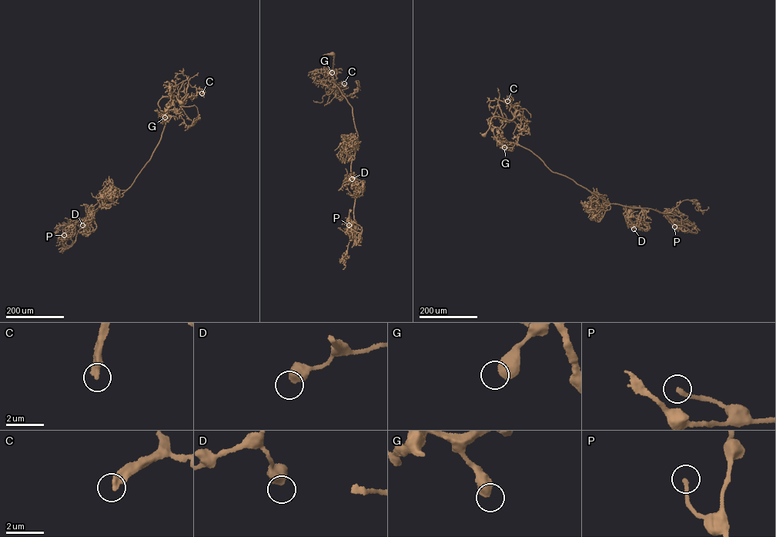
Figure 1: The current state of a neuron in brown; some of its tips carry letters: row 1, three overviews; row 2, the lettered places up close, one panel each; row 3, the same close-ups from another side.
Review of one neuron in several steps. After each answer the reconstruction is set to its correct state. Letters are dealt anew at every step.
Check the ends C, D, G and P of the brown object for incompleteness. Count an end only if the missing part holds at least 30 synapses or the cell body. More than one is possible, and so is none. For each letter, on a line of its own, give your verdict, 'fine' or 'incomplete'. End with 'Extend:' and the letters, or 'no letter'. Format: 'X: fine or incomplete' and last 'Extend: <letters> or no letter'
C: incomplete
D: fine
G: fine
P: fine
Extend: C

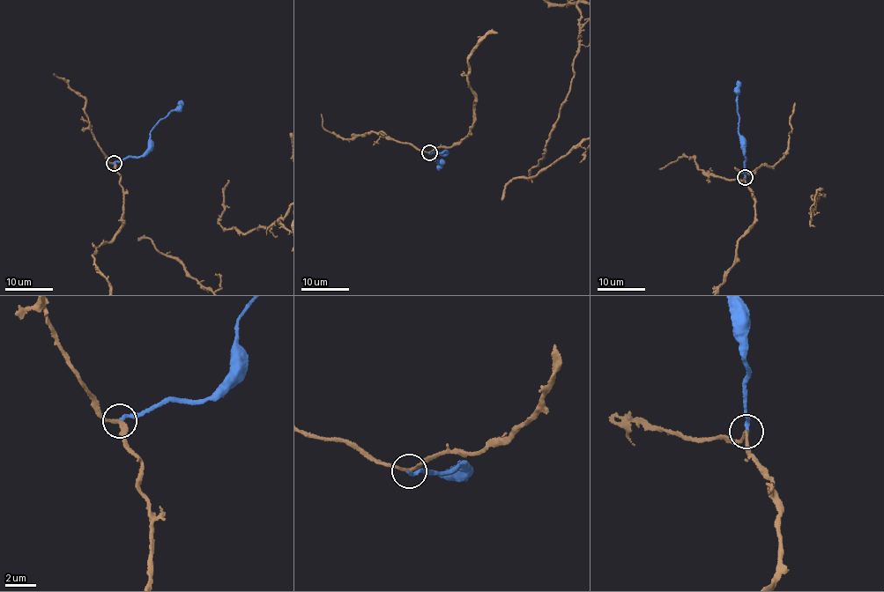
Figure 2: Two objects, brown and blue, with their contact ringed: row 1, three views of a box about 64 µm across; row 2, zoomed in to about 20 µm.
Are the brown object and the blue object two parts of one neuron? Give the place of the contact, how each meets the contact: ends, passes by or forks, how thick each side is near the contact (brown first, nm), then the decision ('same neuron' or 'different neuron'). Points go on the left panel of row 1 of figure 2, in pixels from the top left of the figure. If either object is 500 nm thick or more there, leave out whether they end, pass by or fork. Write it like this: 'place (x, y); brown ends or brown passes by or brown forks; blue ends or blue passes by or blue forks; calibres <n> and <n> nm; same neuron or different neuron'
place (114, 163); brown passes by; blue ends; calibres 200 and 240 nm; different neuron

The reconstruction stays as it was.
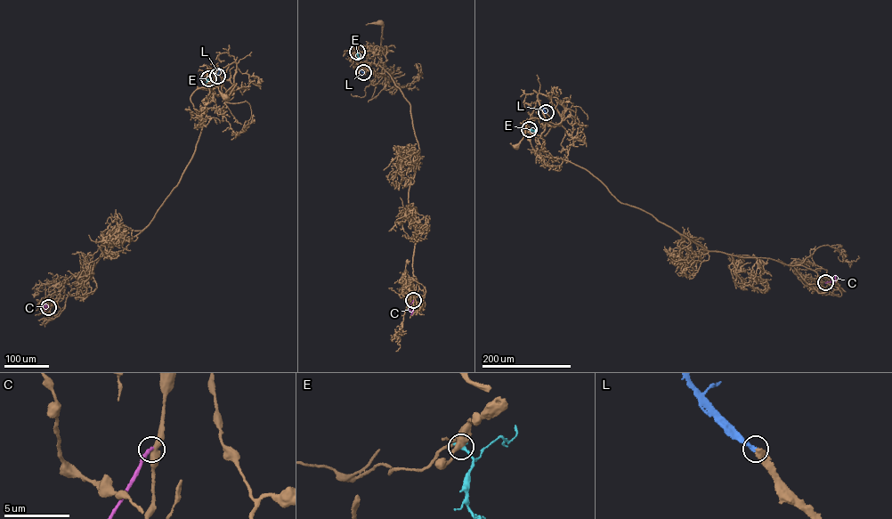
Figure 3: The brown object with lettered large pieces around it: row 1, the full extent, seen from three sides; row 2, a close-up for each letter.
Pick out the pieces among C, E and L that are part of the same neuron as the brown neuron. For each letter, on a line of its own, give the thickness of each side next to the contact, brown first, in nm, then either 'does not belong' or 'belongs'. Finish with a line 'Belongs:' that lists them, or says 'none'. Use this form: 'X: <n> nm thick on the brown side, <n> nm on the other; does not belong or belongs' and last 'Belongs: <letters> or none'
C: 480 nm thick on the brown side, 280 nm on the other; does not belong
E: 400 nm thick on the brown side, 240 nm on the other; does not belong
L: 400 nm thick on the brown side, 320 nm on the other; belongs
Belongs: L

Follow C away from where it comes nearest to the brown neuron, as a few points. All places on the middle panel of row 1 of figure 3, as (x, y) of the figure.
C: (413, 300), (411, 314)

